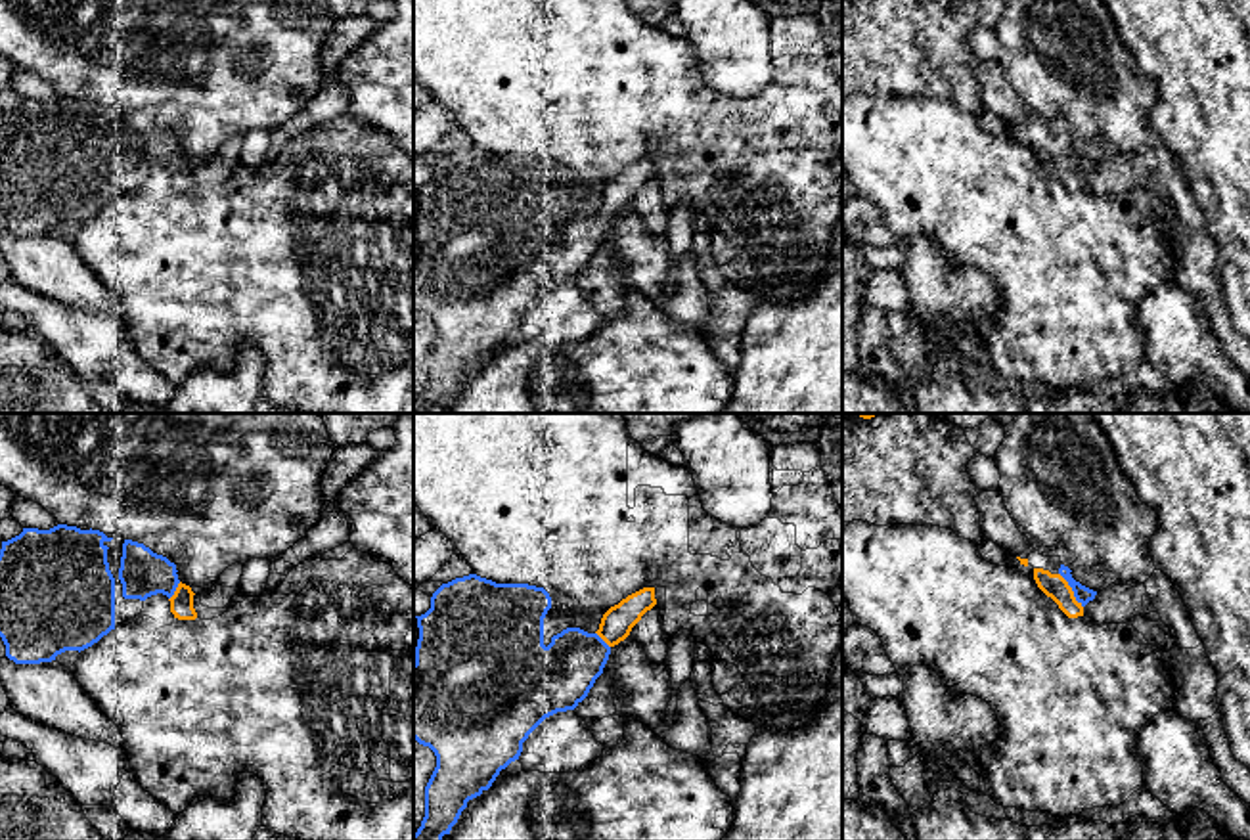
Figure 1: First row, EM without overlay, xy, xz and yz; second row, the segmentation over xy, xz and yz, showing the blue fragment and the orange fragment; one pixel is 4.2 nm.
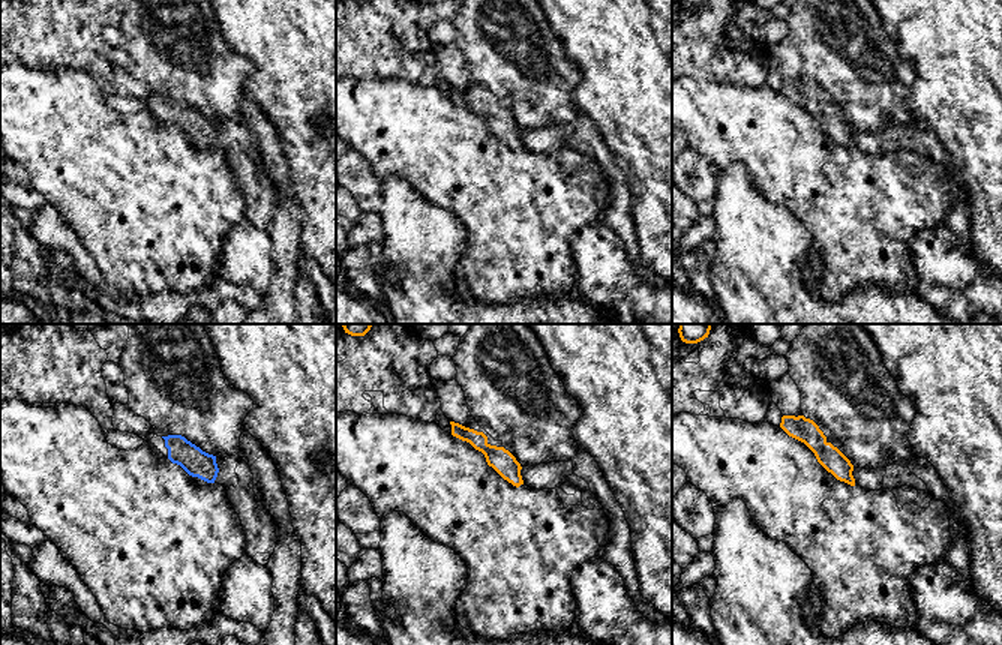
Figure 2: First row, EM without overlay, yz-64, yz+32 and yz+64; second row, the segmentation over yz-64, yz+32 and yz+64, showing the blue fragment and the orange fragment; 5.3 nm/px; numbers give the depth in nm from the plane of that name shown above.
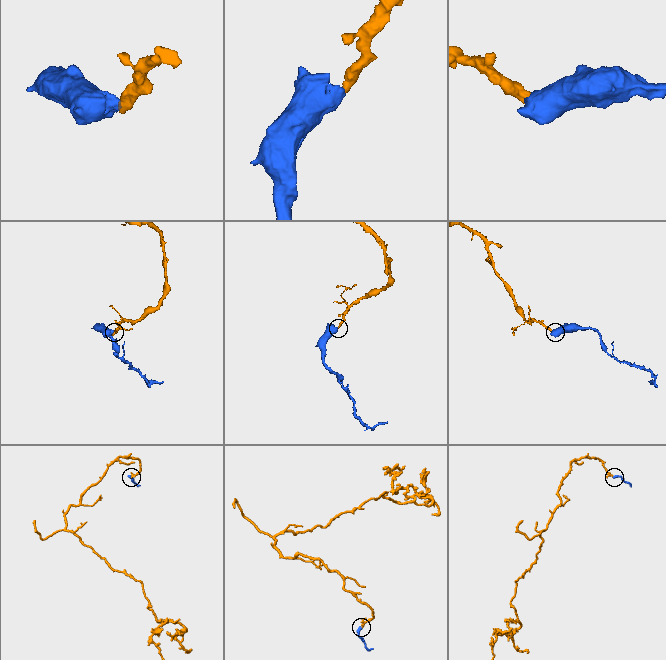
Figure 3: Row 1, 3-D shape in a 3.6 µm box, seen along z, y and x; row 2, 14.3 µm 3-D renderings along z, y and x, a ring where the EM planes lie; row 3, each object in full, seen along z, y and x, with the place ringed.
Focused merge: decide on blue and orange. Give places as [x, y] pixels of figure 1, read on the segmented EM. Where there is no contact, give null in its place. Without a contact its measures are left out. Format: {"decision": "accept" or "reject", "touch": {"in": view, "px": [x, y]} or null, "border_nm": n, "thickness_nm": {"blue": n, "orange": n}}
{"decision": "accept", "touch": {"in": "yz", "px": [1072, 590]}, "border_nm": 180, "thickness_nm": {"blue": 70, "orange": 100}}

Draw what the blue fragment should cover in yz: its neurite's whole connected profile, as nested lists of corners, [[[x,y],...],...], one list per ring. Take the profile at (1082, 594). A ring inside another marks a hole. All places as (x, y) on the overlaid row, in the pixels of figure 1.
[[[1060,564],[1057,574],[1043,568],[1034,568],[1034,580],[1068,618],[1078,618],[1083,616],[1083,607],[1095,599],[1097,591],[1076,582],[1070,572],[1072,570],[1064,564]]]

